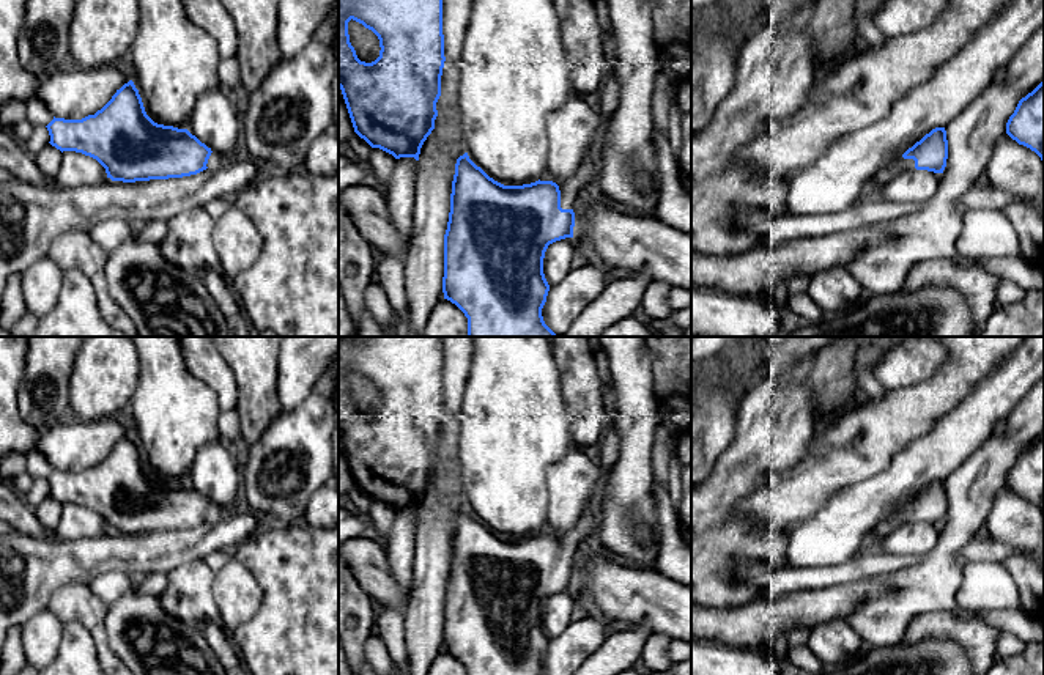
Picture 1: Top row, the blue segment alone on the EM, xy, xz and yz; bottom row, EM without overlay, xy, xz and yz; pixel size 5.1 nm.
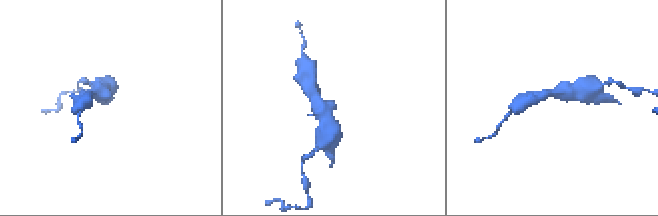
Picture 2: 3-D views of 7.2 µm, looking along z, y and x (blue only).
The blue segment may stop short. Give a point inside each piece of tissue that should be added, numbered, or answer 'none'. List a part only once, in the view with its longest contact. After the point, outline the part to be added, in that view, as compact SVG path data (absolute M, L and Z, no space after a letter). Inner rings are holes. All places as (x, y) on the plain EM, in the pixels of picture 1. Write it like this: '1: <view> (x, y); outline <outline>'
1: xz (570, 543); outline M597 494L587 502L576 526L559 538L561 543L561 560L573 562L579 555L583 541L597 533L598 522L598 502Z

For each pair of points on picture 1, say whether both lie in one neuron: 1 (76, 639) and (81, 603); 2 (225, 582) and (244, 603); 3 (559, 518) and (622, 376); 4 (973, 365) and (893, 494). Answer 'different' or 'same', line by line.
1: different
2: same
3: different
4: different

